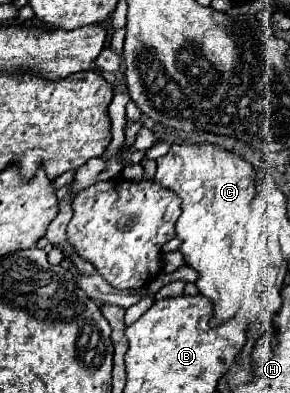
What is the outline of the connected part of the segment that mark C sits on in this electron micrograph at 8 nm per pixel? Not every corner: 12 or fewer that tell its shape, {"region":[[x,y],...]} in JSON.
{"region":[[173,144],[155,182],[183,200],[177,238],[213,324],[241,308],[255,168]]}

